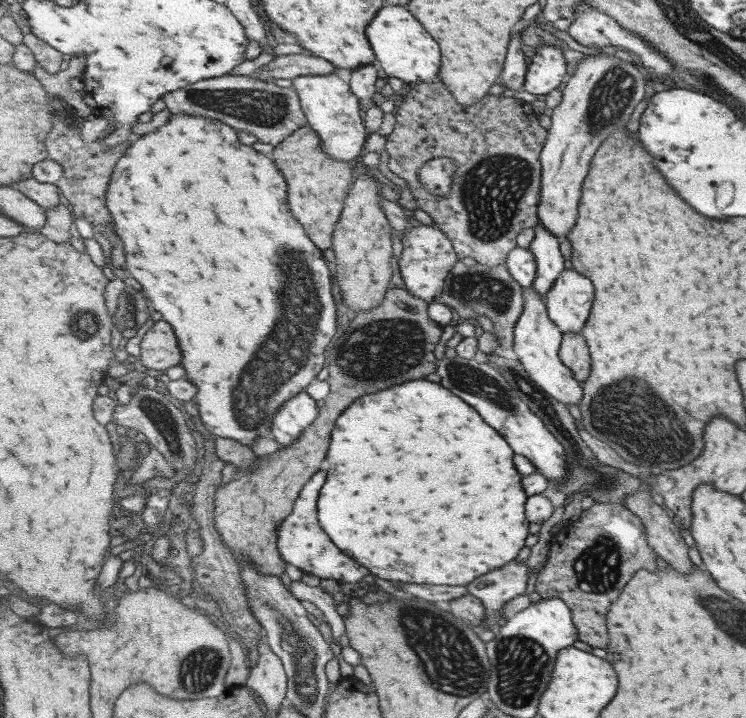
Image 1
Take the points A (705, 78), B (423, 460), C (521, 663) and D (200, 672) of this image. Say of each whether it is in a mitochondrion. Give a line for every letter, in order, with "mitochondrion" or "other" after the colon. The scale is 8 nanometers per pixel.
A: mitochondrion
B: other
C: mitochondrion
D: mitochondrion

